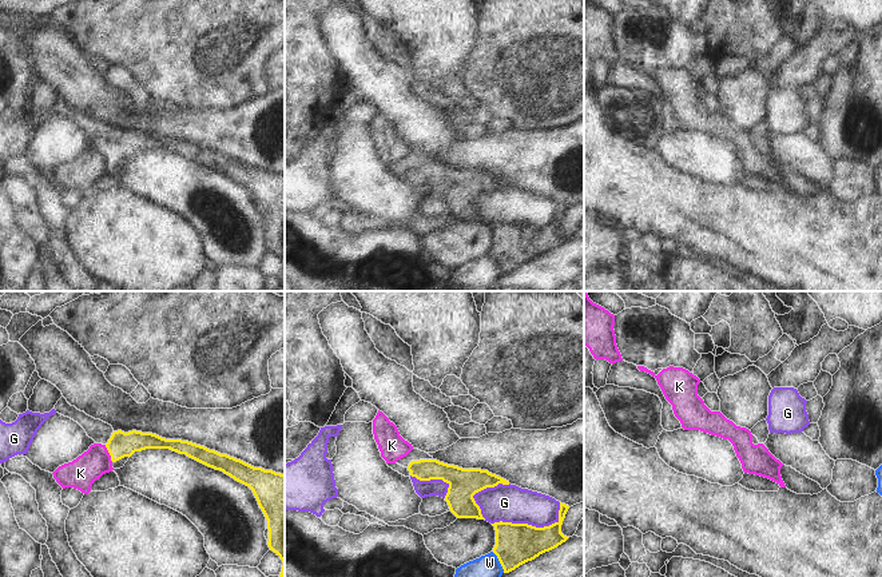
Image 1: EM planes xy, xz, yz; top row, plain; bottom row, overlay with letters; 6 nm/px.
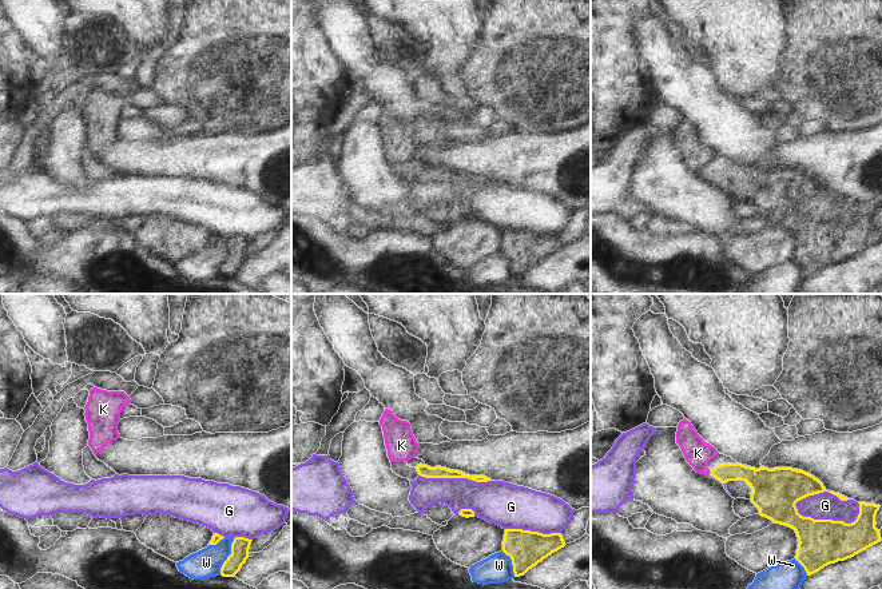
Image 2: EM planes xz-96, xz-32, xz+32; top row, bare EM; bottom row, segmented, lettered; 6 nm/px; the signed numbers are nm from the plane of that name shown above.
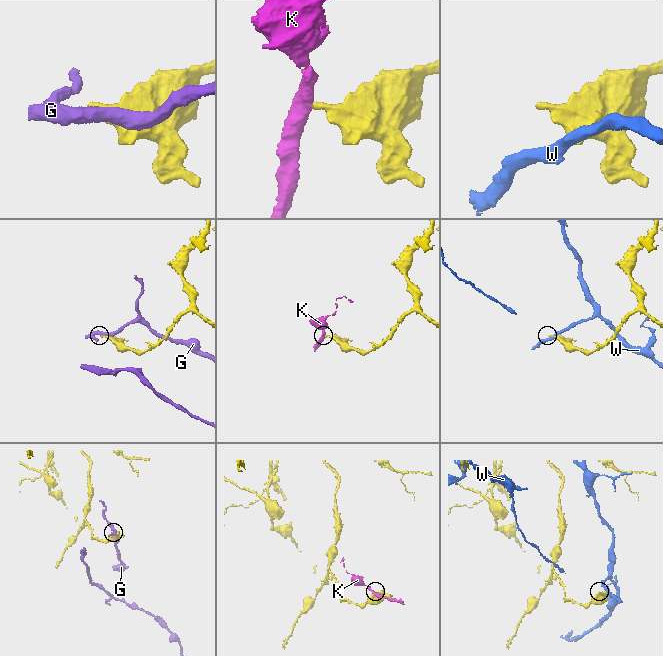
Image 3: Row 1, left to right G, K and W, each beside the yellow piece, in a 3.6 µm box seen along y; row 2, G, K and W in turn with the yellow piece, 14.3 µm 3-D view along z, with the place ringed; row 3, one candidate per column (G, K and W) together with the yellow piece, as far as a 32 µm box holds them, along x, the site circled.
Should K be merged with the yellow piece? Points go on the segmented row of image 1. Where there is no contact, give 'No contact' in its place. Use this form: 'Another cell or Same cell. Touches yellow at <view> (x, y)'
Another cell. Touches yellow at xy (108, 452).

